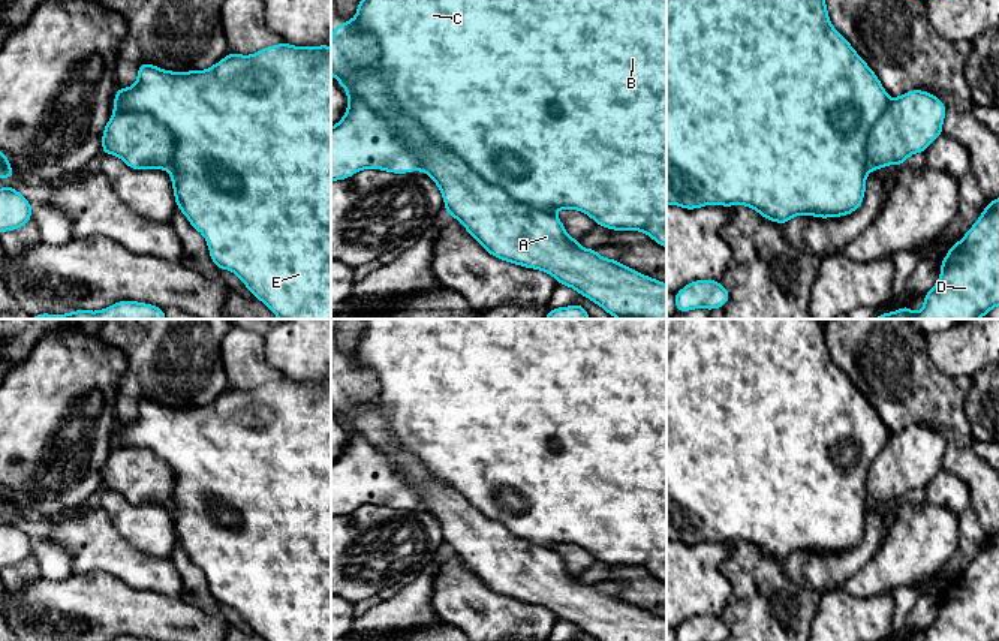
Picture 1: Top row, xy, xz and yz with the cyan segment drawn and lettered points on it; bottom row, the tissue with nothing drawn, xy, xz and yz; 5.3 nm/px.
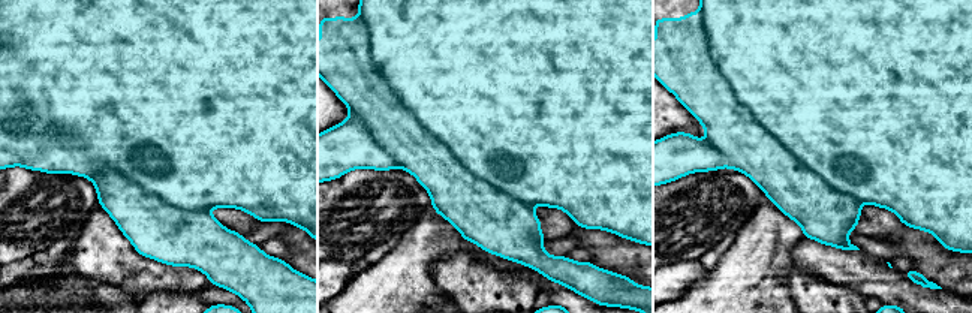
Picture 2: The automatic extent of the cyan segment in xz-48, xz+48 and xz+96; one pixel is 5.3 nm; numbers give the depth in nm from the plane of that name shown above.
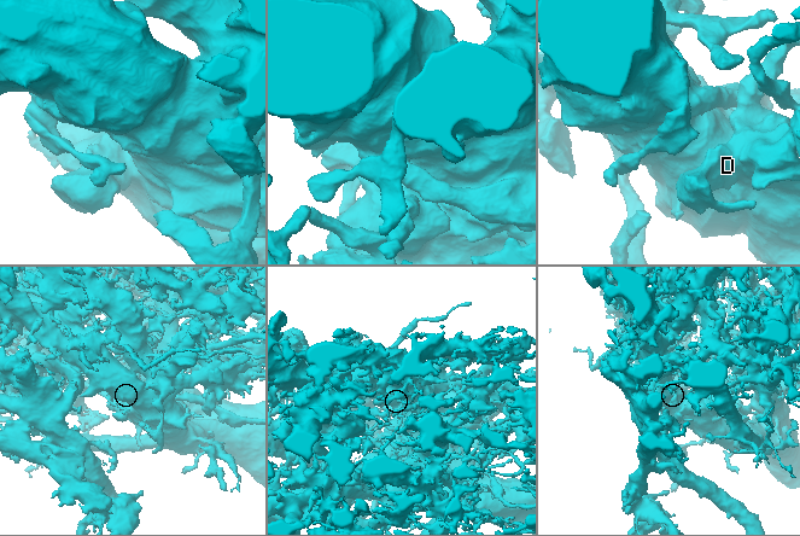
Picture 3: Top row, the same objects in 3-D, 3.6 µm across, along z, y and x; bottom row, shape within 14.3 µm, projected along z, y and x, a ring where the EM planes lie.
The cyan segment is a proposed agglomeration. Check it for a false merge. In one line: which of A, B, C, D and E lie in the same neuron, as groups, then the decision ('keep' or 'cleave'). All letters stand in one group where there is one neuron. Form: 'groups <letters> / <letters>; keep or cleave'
groups A / B C D E; cleave

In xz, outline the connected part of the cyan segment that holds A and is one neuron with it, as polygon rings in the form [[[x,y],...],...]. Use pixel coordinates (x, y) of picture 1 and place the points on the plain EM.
[[[353,355],[333,362],[331,410],[346,428],[358,431],[386,455],[394,472],[410,488],[413,500],[440,524],[446,550],[455,553],[487,589],[508,599],[545,607],[559,620],[575,625],[596,641],[666,641],[666,619],[622,601],[617,595],[607,595],[596,584],[583,584],[578,580],[580,574],[569,572],[553,547],[520,539],[502,523],[485,517],[457,490],[433,476],[424,461],[406,451],[389,431],[377,410],[377,379]]]

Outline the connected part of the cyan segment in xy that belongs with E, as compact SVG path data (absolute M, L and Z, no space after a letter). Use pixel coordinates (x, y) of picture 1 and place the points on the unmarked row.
M288 377L255 389L231 388L205 406L172 407L142 398L136 418L117 424L114 448L145 448L165 460L174 476L171 517L178 545L204 571L210 593L219 605L232 607L265 641L331 641L331 382L294 382Z

